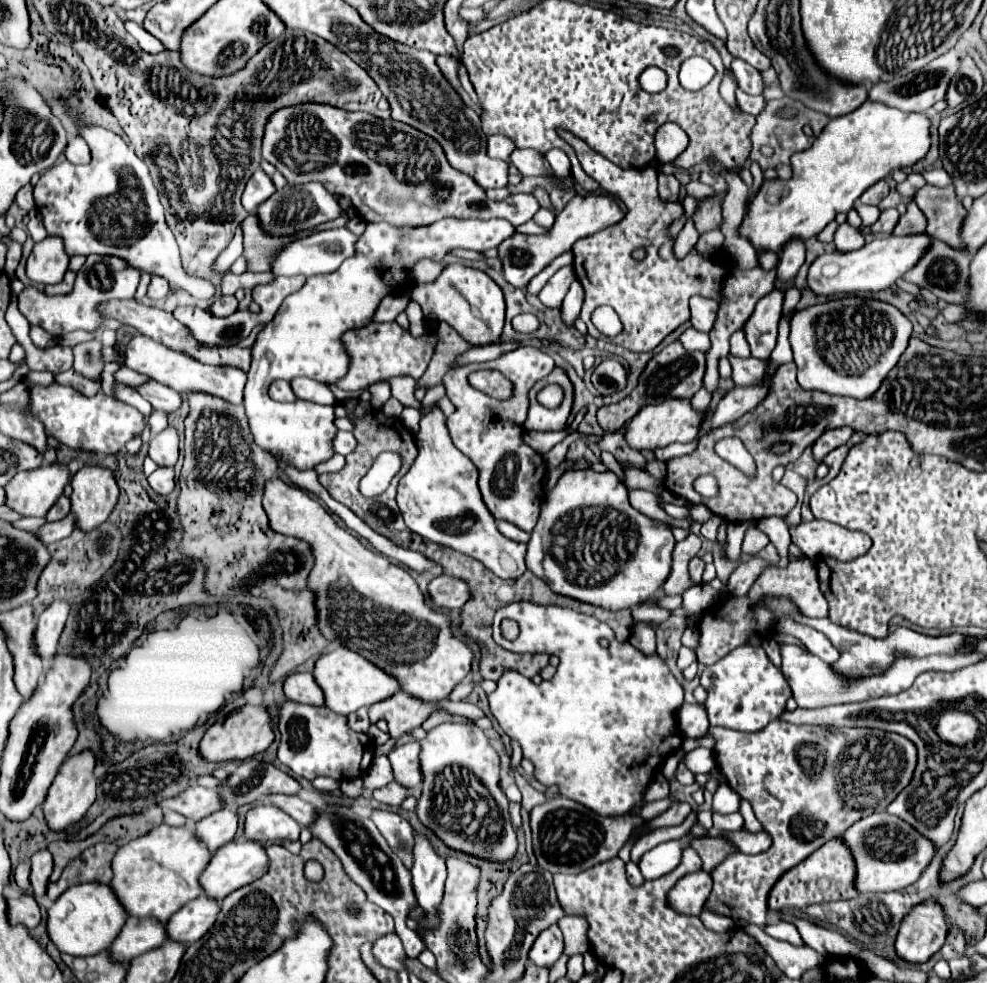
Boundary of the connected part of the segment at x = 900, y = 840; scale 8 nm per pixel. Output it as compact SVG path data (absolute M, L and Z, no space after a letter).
M887 812L871 814L859 822L855 822L845 834L843 840L849 844L855 864L857 864L857 880L855 886L859 892L891 892L907 888L917 882L921 872L931 864L937 854L937 846L919 834L911 824L891 816Z

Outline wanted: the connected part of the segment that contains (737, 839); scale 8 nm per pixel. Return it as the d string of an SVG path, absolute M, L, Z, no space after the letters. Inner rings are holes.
M729 832L725 834L725 838L729 842L733 842L743 854L759 854L765 852L771 846L771 836L767 832L759 832L759 834L751 834L751 832Z

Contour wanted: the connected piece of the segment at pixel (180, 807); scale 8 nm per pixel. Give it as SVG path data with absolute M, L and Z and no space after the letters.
M191 786L185 792L181 792L179 796L163 800L159 806L179 812L191 822L199 822L199 820L207 818L209 814L217 812L221 808L221 802L219 802L219 796L215 790Z

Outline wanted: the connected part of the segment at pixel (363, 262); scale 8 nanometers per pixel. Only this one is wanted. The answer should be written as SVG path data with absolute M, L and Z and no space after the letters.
M445 218L431 226L393 226L389 222L377 222L367 224L367 230L359 236L355 244L355 256L347 258L339 270L327 274L327 276L311 276L307 278L305 286L297 290L295 294L289 294L281 308L277 310L275 318L257 334L255 344L251 346L251 368L247 372L247 386L245 386L245 410L249 418L251 432L255 436L255 442L269 450L273 456L283 456L287 462L291 462L295 468L315 468L321 460L329 460L333 454L331 442L337 434L337 428L333 424L333 412L331 406L319 406L313 402L293 402L293 404L281 404L273 402L267 394L270 383L276 380L291 382L297 376L309 376L323 384L335 384L335 380L343 378L349 368L349 356L343 348L343 332L351 328L363 328L371 322L377 306L381 300L389 294L405 294L413 286L413 266L419 260L433 260L443 262L445 254L453 248L465 248L465 250L477 250L487 252L489 248L497 248L507 236L513 236L515 228L501 218L493 220L455 220Z

